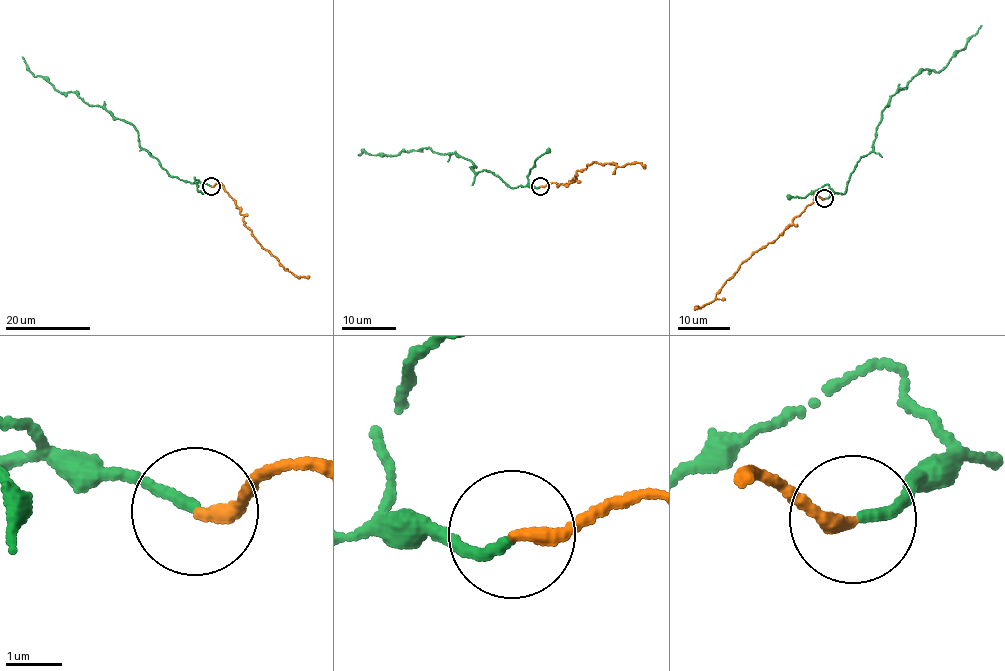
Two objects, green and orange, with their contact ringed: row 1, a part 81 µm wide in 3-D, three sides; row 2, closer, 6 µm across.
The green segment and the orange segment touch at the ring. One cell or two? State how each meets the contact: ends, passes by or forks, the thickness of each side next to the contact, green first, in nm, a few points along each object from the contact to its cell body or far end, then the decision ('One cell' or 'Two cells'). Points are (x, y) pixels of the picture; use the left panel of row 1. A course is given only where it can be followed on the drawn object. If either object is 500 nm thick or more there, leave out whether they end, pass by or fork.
At the ring green ends. At the ring orange ends. Thickness 180 nm (green) against 260 nm. Course of green: (211, 186), (171, 176), (140, 145), (133, 126), (75, 92), (56, 91), (34, 76), (21, 57). Course of orange: (211, 186), (220, 183), (234, 199), (244, 225), (286, 270), (298, 277), (310, 276). Two cells

